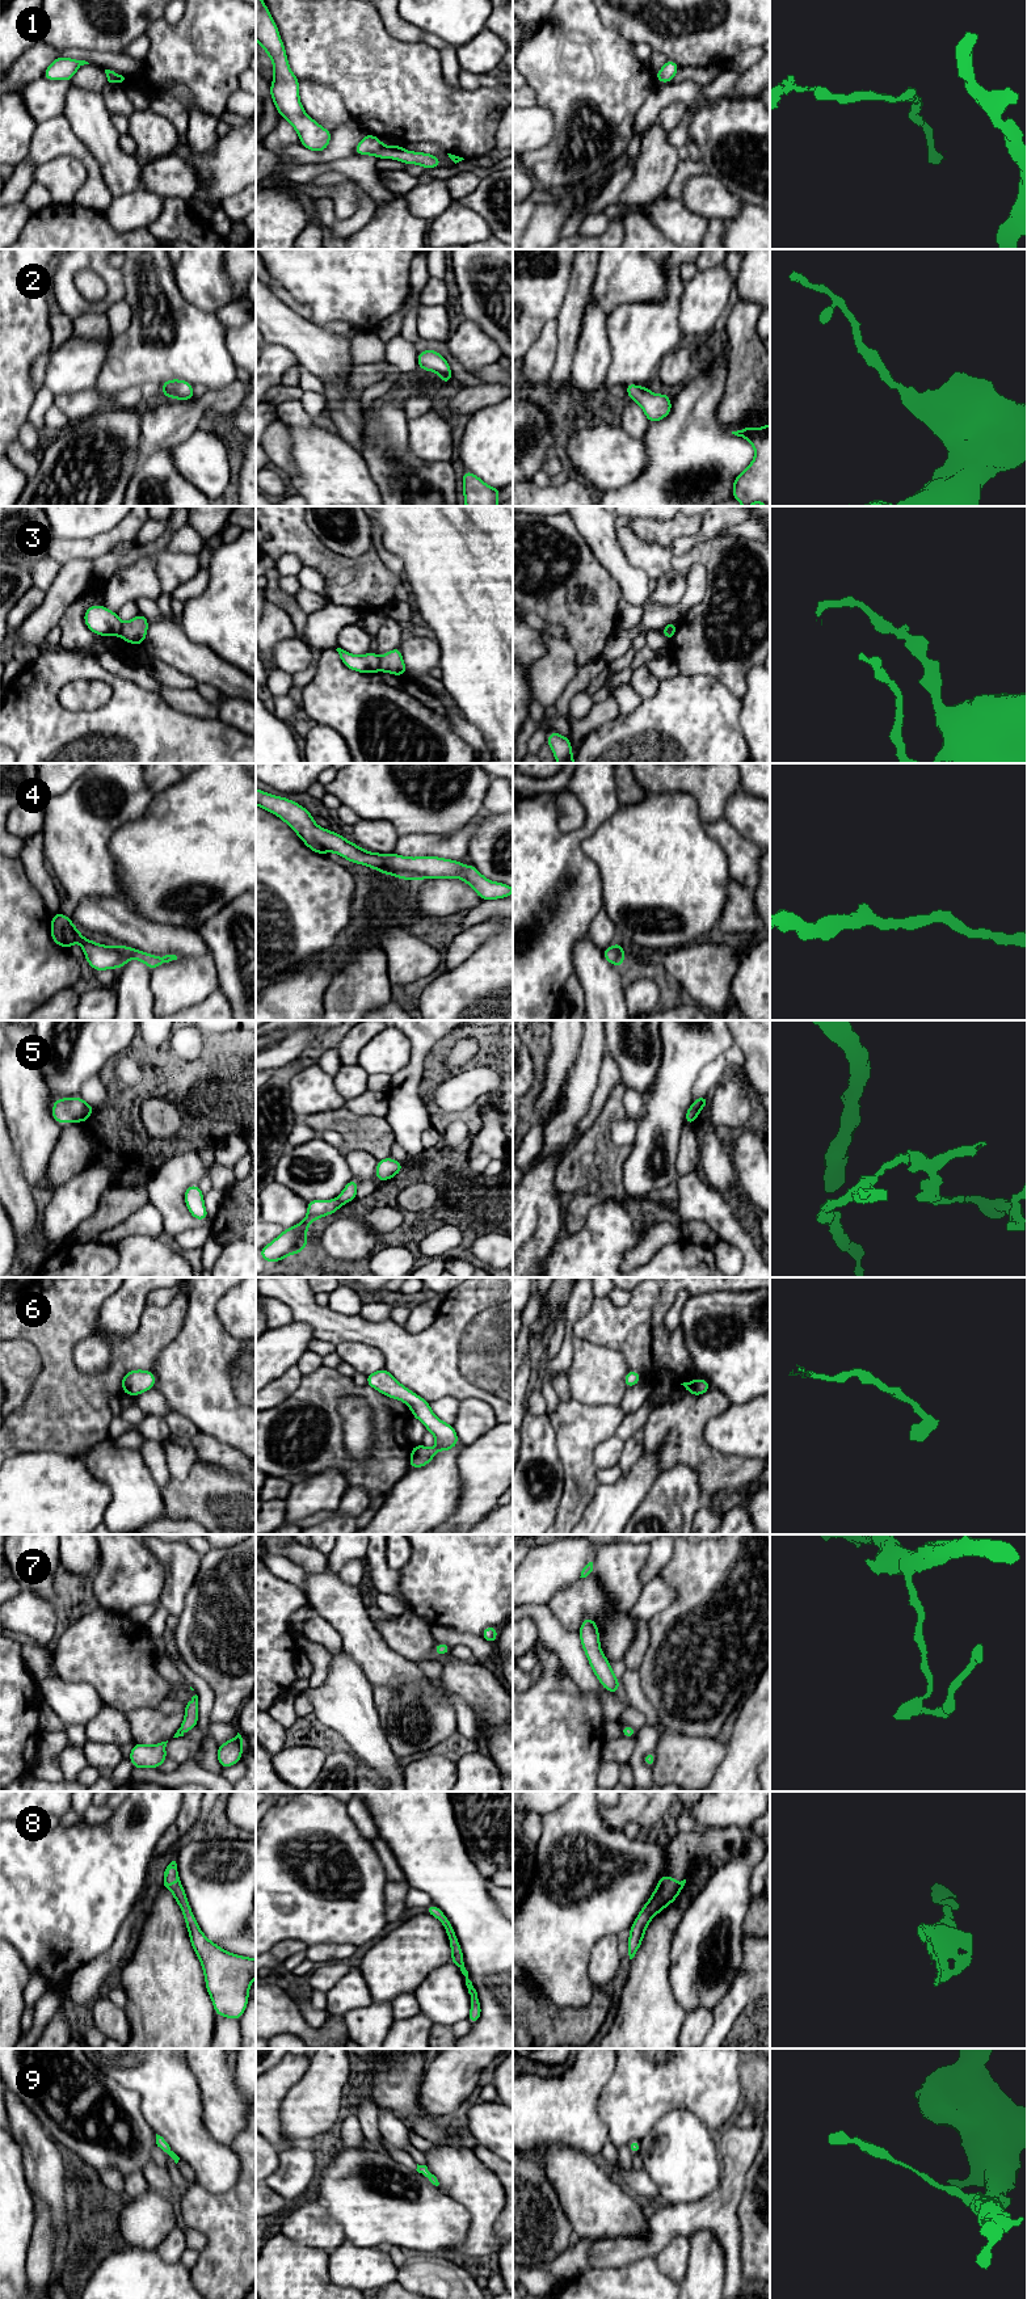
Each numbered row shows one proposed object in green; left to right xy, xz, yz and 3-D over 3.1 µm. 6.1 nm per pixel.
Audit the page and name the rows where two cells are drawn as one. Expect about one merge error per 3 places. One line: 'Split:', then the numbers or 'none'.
Split: 3, 5

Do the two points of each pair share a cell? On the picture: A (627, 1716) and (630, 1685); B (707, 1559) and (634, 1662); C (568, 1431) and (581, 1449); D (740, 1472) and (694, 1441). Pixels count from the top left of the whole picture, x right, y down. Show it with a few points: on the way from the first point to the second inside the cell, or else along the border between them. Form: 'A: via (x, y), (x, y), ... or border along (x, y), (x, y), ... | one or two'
A: border along (630, 1705), (648, 1719) | two
B: border along (648, 1621), (648, 1646), (638, 1670) | two
C: via (572, 1435), (577, 1445) | one
D: via (728, 1472), (723, 1472), (704, 1453) | one

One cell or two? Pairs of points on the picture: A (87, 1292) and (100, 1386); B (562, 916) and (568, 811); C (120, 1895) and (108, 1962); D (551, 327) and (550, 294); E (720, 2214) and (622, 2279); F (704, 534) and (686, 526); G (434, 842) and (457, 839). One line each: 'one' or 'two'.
A: one
B: two
C: two
D: two
E: two
F: two
G: one

